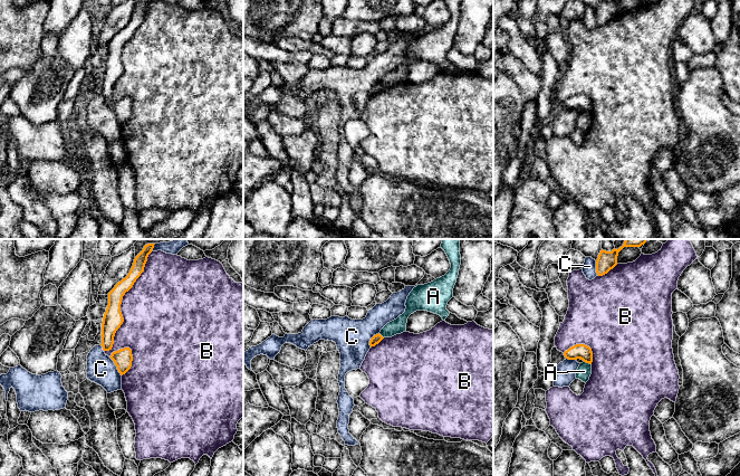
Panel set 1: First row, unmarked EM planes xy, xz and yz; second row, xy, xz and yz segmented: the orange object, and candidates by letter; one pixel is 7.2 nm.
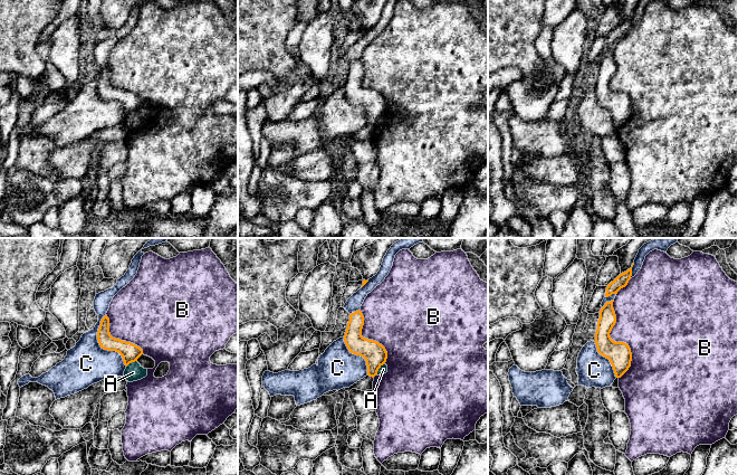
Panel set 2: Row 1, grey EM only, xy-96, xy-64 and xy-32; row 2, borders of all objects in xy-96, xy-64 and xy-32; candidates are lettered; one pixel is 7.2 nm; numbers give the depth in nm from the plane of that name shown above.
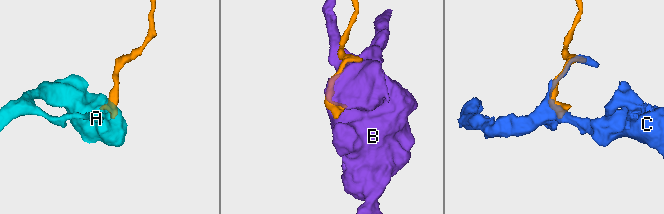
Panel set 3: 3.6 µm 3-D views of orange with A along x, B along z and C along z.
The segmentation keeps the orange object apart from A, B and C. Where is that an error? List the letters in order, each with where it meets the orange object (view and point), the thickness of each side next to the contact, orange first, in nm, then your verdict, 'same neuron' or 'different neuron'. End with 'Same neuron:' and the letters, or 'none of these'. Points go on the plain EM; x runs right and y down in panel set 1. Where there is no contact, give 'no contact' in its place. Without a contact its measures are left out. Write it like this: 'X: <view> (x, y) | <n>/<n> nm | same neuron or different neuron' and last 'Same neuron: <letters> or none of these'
A: yz (587, 112) | 110/110 nm | different neuron
B: xy (121, 53) | 140/460 nm | different neuron
C: xy (116, 115) | 140/200 nm | different neuron
Same neuron: none of these

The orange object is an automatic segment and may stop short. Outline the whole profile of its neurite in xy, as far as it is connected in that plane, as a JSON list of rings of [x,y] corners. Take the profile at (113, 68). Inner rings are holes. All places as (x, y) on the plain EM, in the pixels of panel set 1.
[[[142,0],[134,9],[133,16],[125,28],[118,31],[108,42],[108,55],[102,73],[102,96],[104,101],[109,101],[114,94],[116,80],[124,72],[121,54],[123,46],[128,41],[136,29],[144,21],[145,13],[152,0]]]

